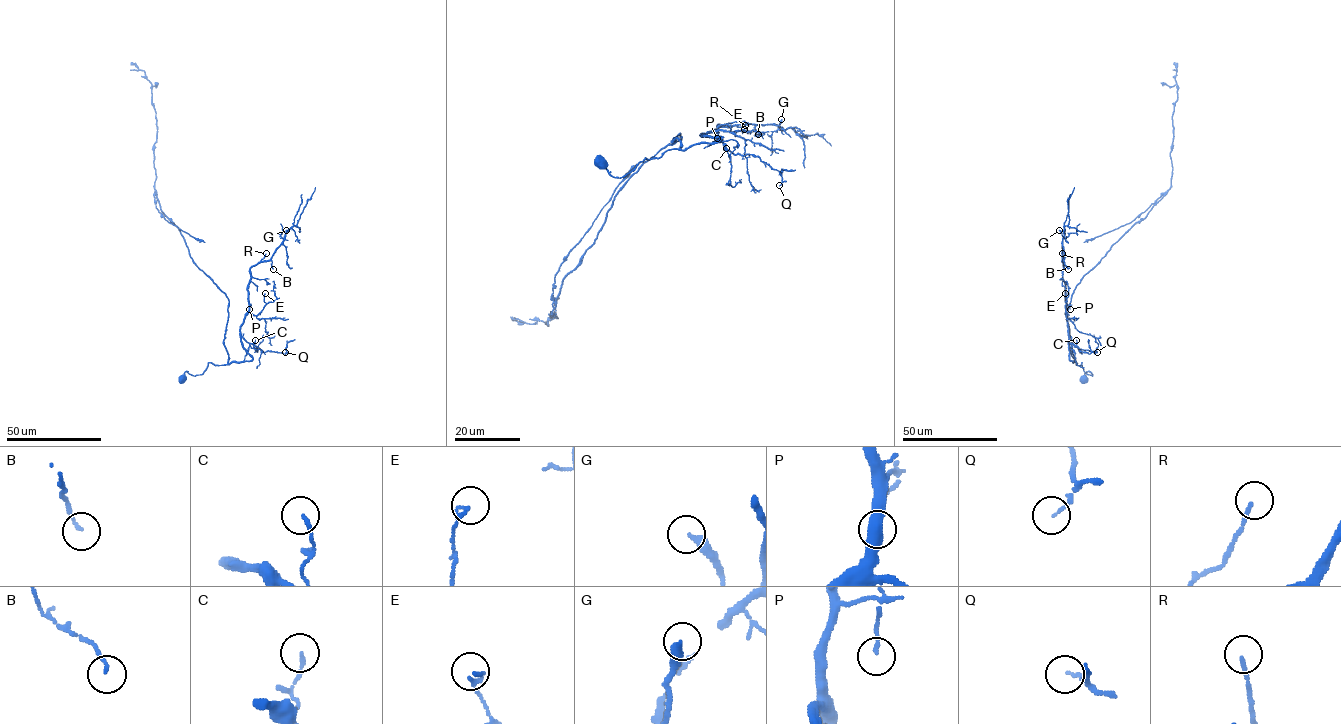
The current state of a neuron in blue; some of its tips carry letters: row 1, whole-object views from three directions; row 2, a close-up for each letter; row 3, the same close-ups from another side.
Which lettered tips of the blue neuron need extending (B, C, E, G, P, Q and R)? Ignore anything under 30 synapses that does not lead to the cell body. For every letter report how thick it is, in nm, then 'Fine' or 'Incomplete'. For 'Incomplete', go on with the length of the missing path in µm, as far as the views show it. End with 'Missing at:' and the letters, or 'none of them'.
B: Thickness 110 nm. Fine
C: Thickness 130 nm. Fine
E: Thickness 160 nm. Fine
G: Thickness 340 nm. Fine
P: Thickness 110 nm. Fine
Q: Thickness 90 nm. Fine
R: Thickness 140 nm. Fine
Missing at: none of them

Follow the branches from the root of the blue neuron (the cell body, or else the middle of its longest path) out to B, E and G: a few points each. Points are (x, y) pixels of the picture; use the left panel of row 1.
B: (182, 378), (186, 371), (201, 374), (208, 362), (252, 359), (240, 331), (250, 269), (269, 261), (273, 269)
E: (182, 378), (186, 371), (201, 374), (208, 362), (252, 359), (240, 325), (261, 310), (265, 293)
G: (182, 378), (186, 371), (201, 374), (208, 362), (252, 359), (240, 331), (250, 269), (270, 258), (286, 230)

